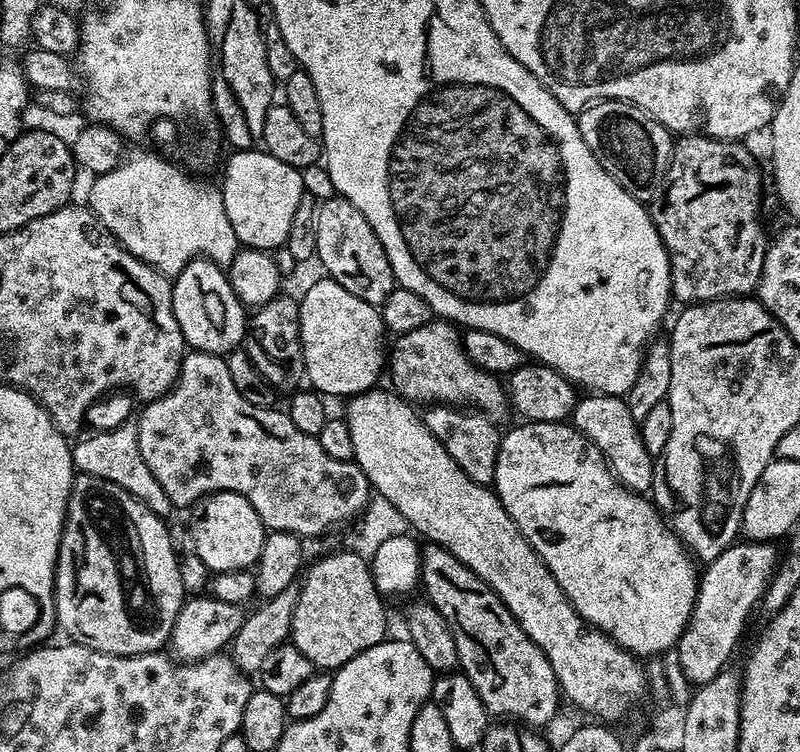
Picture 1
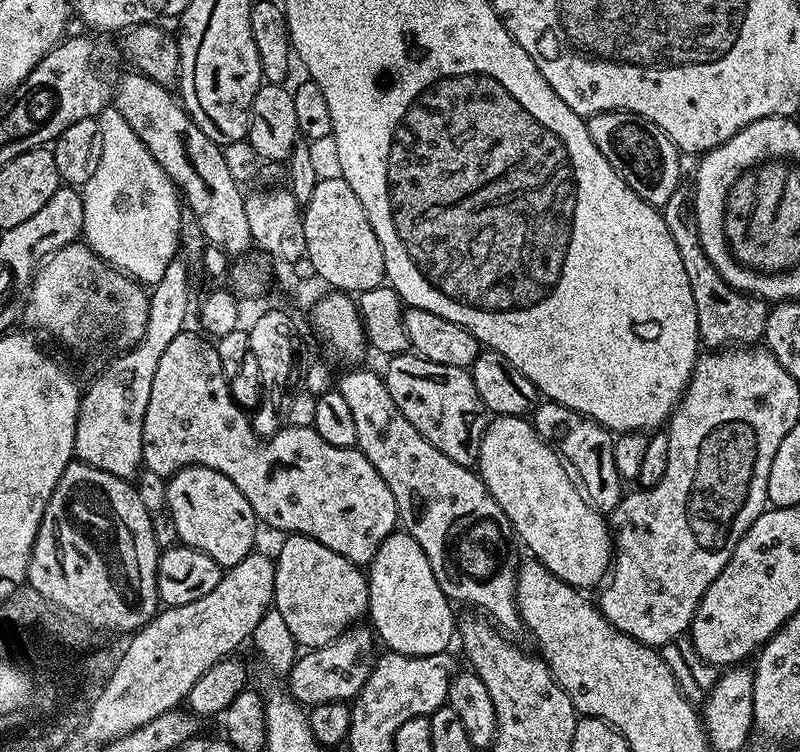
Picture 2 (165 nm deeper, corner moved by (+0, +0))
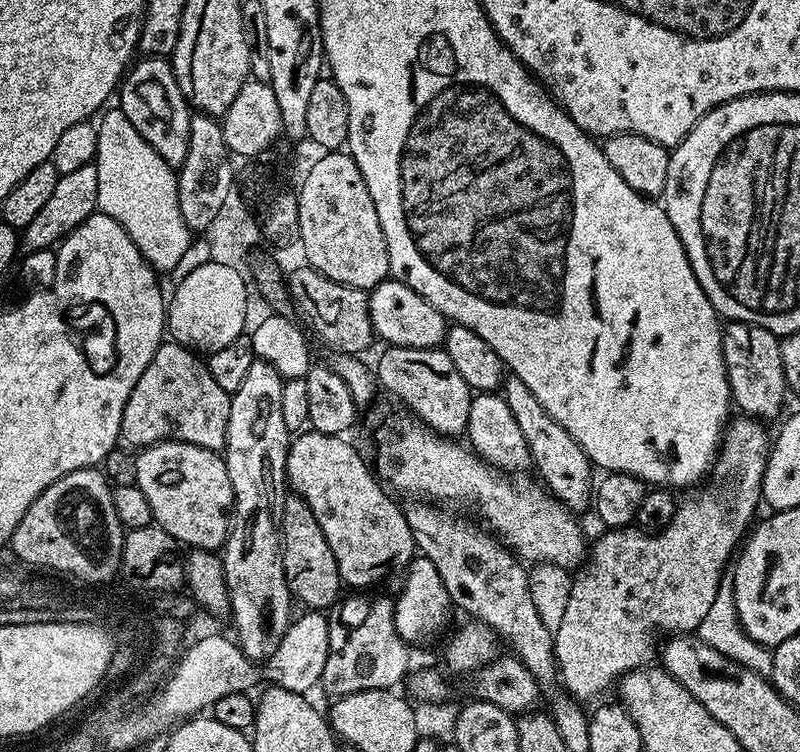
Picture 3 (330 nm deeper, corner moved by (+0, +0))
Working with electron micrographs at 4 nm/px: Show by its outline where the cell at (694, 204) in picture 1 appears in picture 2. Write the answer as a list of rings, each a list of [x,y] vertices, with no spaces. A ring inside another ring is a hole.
[[[677,190],[666,201],[662,206],[662,219],[664,226],[670,230],[672,244],[678,246],[680,267],[686,270],[686,278],[688,279],[688,292],[694,294],[699,343],[708,350],[719,350],[729,346],[759,345],[763,341],[766,330],[769,301],[732,288],[724,281],[722,274],[718,274],[718,270],[714,270],[710,258],[706,258],[700,245],[696,217],[687,191]]]

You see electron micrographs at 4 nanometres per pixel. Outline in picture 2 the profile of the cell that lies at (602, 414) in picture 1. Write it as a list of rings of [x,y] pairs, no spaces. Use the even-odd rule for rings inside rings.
[[[549,399],[537,403],[530,413],[530,419],[536,433],[560,453],[560,459],[574,473],[588,503],[601,514],[611,514],[626,495],[618,466],[614,466],[613,433],[603,428],[599,420],[583,416],[581,412]]]

